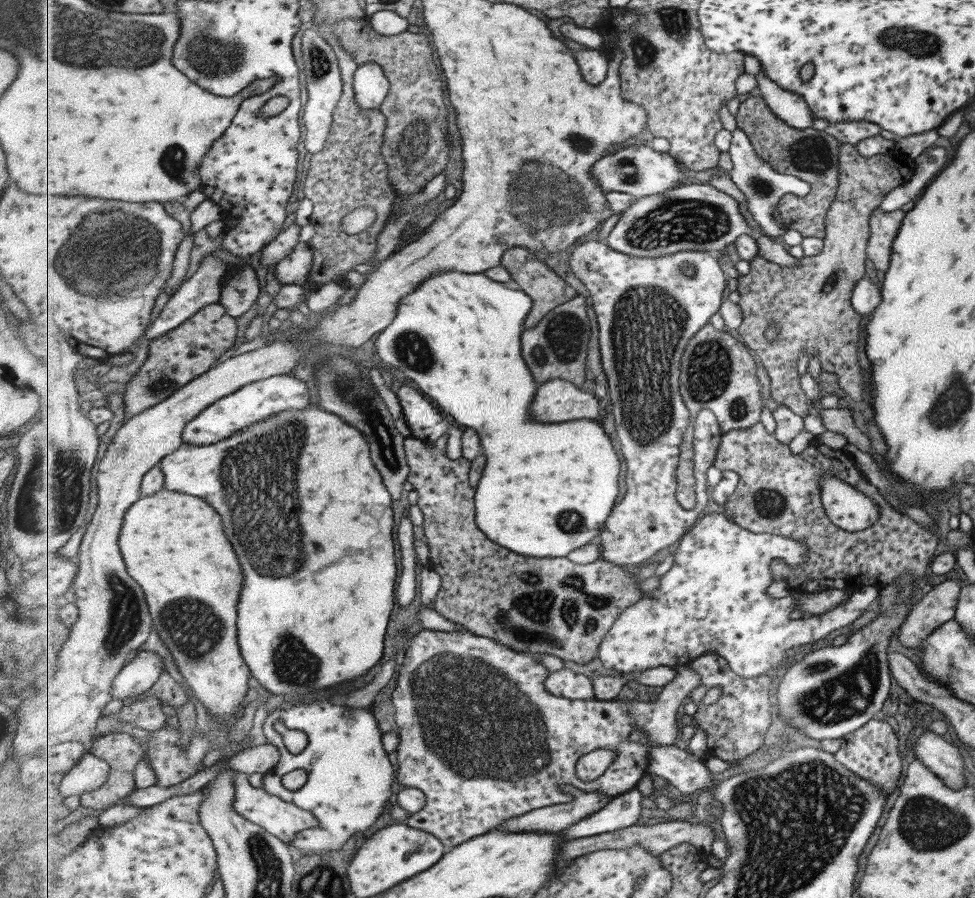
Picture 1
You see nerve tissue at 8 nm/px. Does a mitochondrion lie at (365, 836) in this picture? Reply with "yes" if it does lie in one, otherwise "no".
no

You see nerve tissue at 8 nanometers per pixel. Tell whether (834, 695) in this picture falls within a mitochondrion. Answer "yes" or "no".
yes

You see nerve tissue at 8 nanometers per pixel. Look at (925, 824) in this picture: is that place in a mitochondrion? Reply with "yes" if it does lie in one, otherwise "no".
yes

